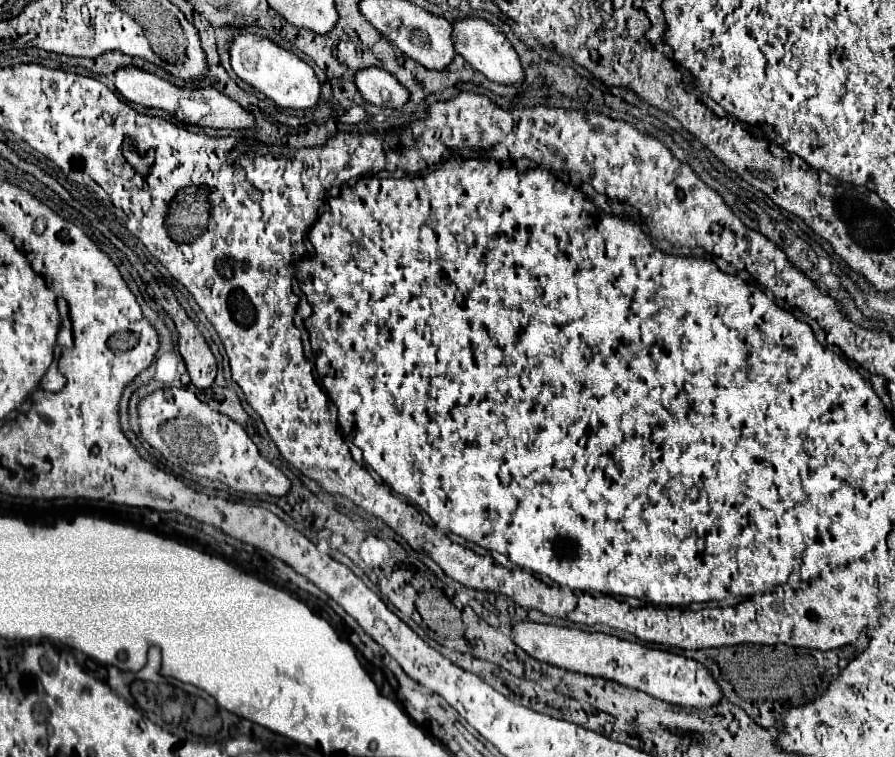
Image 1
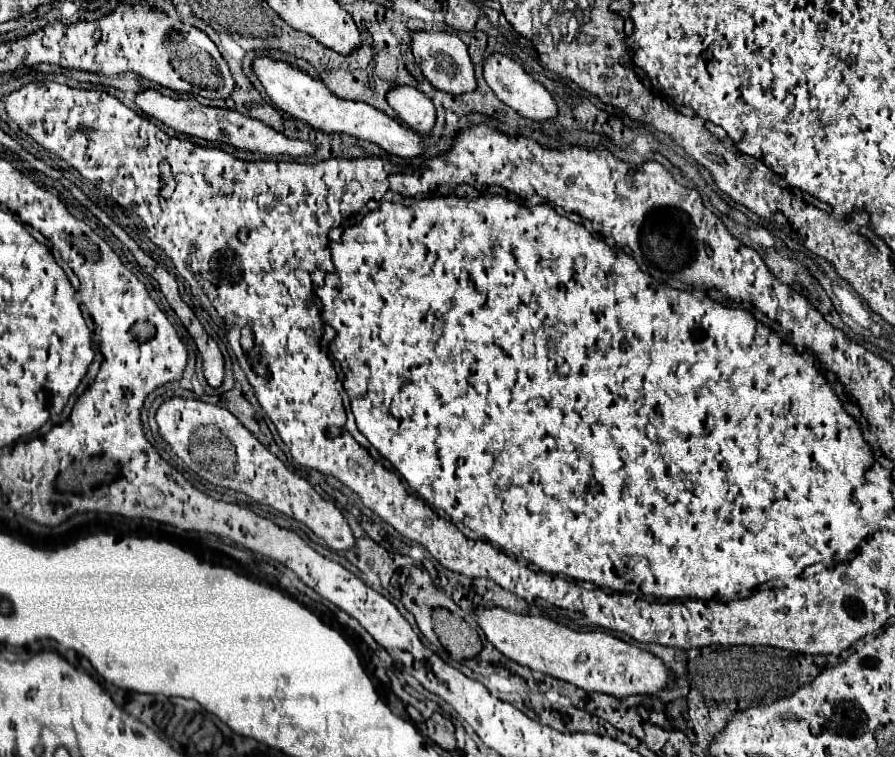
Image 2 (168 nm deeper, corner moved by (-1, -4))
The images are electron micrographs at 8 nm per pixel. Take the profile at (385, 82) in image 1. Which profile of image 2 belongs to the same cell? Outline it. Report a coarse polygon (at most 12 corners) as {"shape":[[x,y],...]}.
{"shape":[[395,85],[385,95],[403,123],[429,133],[435,107],[409,85]]}

